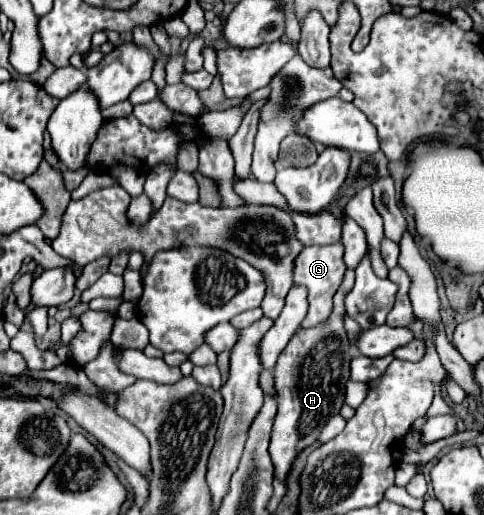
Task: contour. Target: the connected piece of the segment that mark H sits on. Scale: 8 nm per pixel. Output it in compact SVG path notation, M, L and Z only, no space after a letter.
M347 269L341 287L335 293L333 313L329 315L327 323L321 323L319 327L309 327L309 329L301 327L291 337L289 345L281 353L277 367L273 371L279 411L273 423L269 451L271 451L271 459L281 481L285 481L297 453L305 449L309 443L317 441L317 435L323 429L323 425L333 415L337 415L343 405L345 383L349 381L349 363L353 359L351 357L353 349L351 349L347 331L343 327L343 319L345 319L343 299L351 291L353 283L355 283L355 273Z

